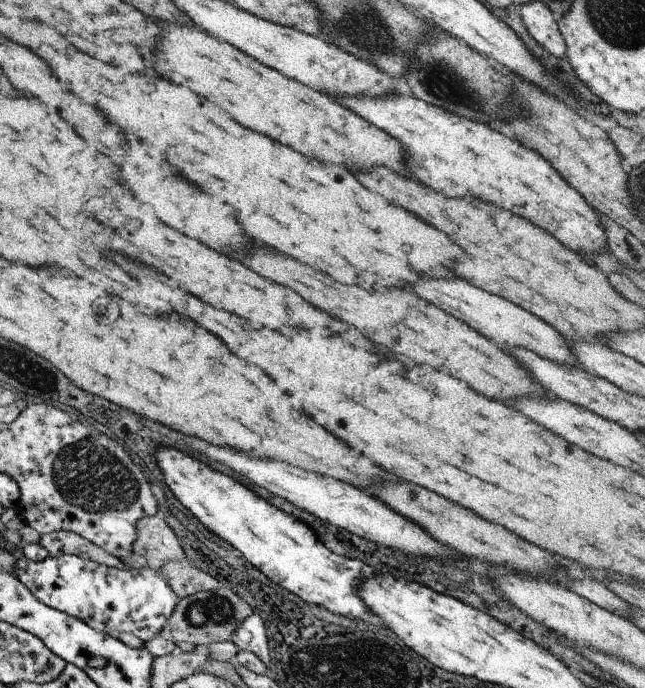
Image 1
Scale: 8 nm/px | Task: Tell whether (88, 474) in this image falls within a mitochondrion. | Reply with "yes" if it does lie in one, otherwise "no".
yes

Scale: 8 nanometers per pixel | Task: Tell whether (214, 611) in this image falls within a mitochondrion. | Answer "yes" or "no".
yes

